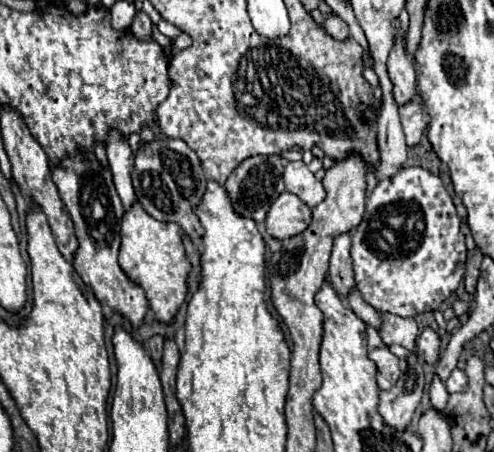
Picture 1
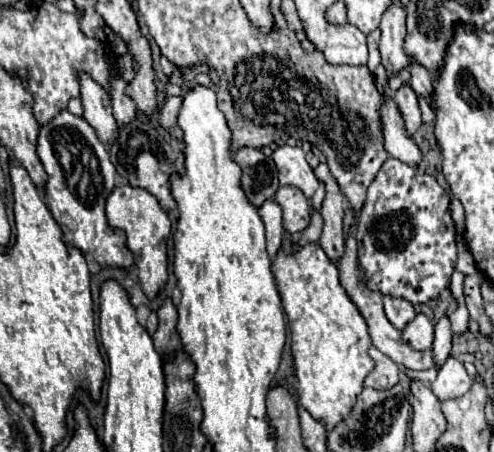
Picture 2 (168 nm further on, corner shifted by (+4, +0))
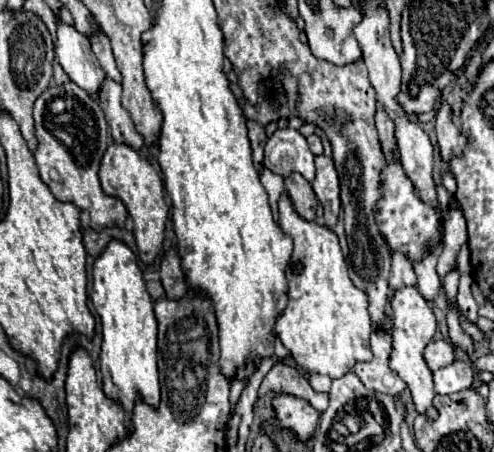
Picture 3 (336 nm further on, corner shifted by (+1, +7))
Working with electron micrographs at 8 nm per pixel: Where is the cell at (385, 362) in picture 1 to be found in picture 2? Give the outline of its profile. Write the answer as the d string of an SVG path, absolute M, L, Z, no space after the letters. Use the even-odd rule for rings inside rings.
M371 347L369 357L375 361L375 369L365 379L365 387L391 389L395 383L399 383L399 369L387 355L383 355L377 347Z

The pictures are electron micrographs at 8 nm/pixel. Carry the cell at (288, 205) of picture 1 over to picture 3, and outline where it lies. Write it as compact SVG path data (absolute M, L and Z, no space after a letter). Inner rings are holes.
M294 172L286 178L286 192L294 202L296 212L306 218L306 220L314 220L316 218L316 196L314 190L310 186L308 180L304 180L302 174Z

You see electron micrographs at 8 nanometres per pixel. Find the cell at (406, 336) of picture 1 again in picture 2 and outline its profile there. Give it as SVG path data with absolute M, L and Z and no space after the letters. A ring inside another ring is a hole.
M383 297L383 305L385 305L387 319L399 331L403 331L415 319L415 309L405 299L387 299L387 297Z

